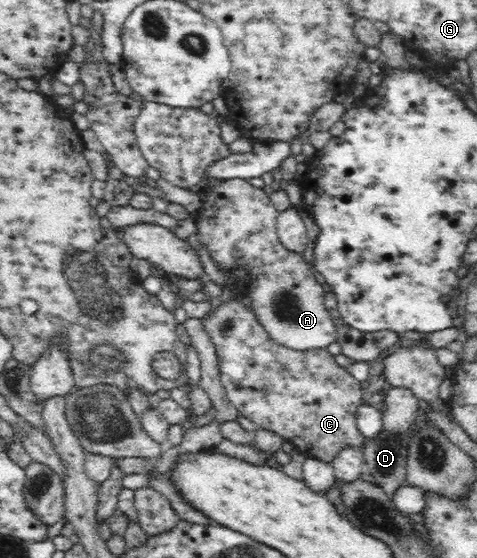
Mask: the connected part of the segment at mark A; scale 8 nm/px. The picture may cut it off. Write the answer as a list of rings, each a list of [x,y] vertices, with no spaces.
[[[243,178],[227,179],[214,185],[209,184],[198,192],[201,207],[194,216],[198,224],[198,242],[203,242],[211,253],[217,269],[229,280],[233,280],[240,296],[247,301],[250,310],[265,327],[266,332],[277,343],[297,351],[327,348],[336,341],[337,327],[329,309],[324,305],[321,279],[311,269],[301,254],[287,250],[276,231],[278,210],[262,188],[254,187]]]

